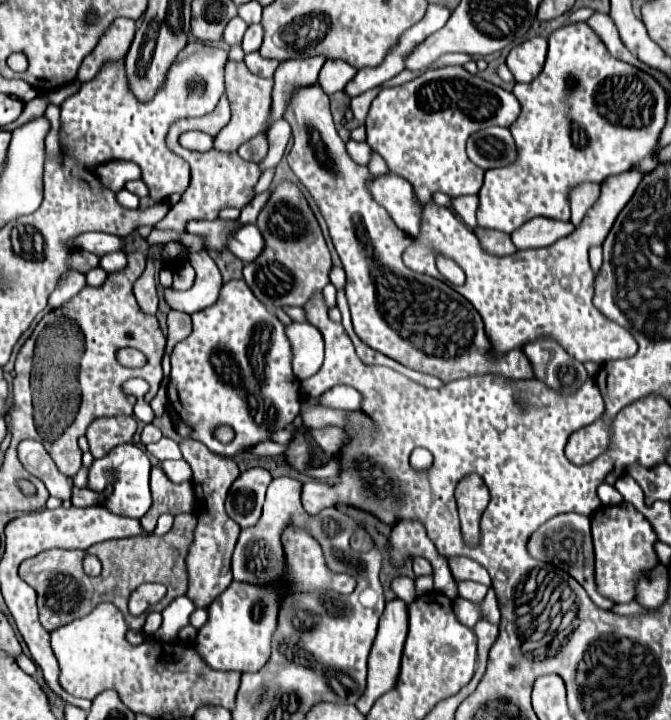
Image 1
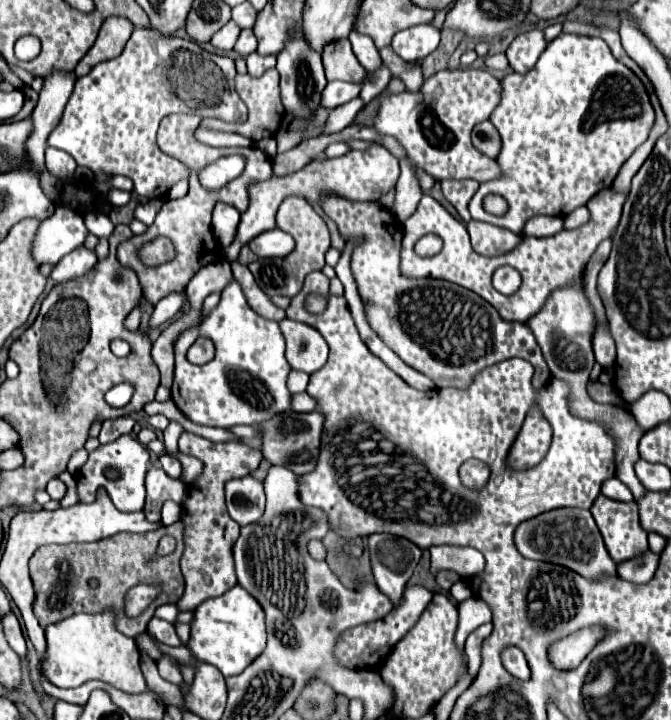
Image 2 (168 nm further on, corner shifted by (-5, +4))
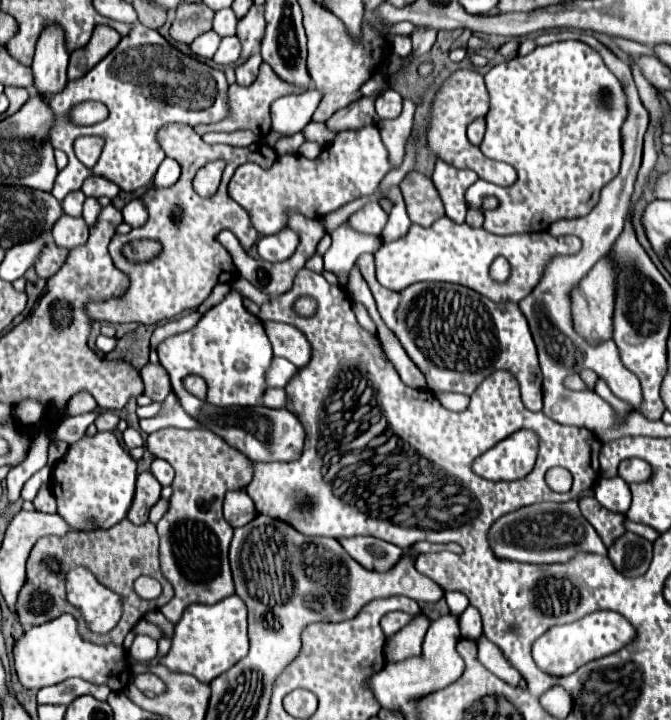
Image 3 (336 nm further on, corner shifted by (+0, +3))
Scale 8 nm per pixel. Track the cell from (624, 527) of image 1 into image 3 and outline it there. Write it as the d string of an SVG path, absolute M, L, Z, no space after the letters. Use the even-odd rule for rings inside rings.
M595 496L581 498L579 508L581 508L583 516L591 522L591 526L597 530L597 534L601 536L601 540L607 548L611 548L611 544L615 544L615 540L627 532L627 528L625 528L627 516L603 508Z

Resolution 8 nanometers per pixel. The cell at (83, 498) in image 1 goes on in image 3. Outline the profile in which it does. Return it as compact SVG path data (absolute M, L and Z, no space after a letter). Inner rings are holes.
M41 488L37 498L33 500L33 504L41 512L57 512L57 502L55 502L55 496L51 494L49 488Z

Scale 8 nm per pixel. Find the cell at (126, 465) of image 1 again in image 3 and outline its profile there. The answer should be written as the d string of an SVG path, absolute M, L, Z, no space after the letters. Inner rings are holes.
M97 432L69 446L53 470L51 492L57 498L57 512L71 526L85 528L93 518L99 528L111 528L127 518L135 496L135 480L137 462L119 444L117 436L113 432Z

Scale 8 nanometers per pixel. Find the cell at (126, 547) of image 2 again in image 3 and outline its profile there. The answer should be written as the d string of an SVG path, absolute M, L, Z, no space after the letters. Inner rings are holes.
M127 518L119 524L115 524L109 530L91 530L91 532L69 532L67 536L47 536L41 538L33 550L31 556L27 560L27 582L23 586L23 590L19 592L19 600L17 600L17 608L19 608L19 622L25 630L45 624L61 614L73 614L75 620L79 622L79 634L95 644L123 644L127 632L147 614L153 612L157 608L161 608L163 604L167 604L173 598L173 586L171 582L161 574L161 566L159 566L159 536L155 530L155 524L147 522L143 526L135 526L131 524ZM133 560L141 560L139 566L133 566ZM77 566L85 566L93 572L93 576L99 580L99 584L107 586L109 590L117 592L123 596L125 602L125 610L123 610L123 618L119 620L119 624L109 630L107 634L95 634L87 628L87 622L83 620L83 616L79 614L79 610L75 606L69 604L67 600L67 592L65 592L65 574L71 568ZM141 576L153 576L155 580L161 582L163 586L163 594L157 600L143 600L137 596L133 582Z

